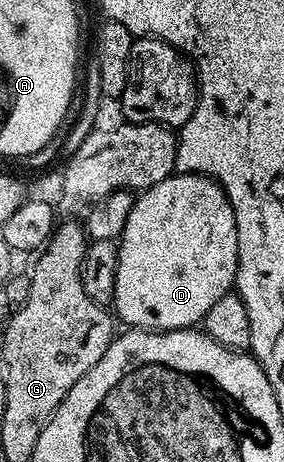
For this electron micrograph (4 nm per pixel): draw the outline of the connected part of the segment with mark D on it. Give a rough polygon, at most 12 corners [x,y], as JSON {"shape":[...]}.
{"shape":[[203,173],[134,200],[112,308],[191,329],[234,288],[235,211]]}

